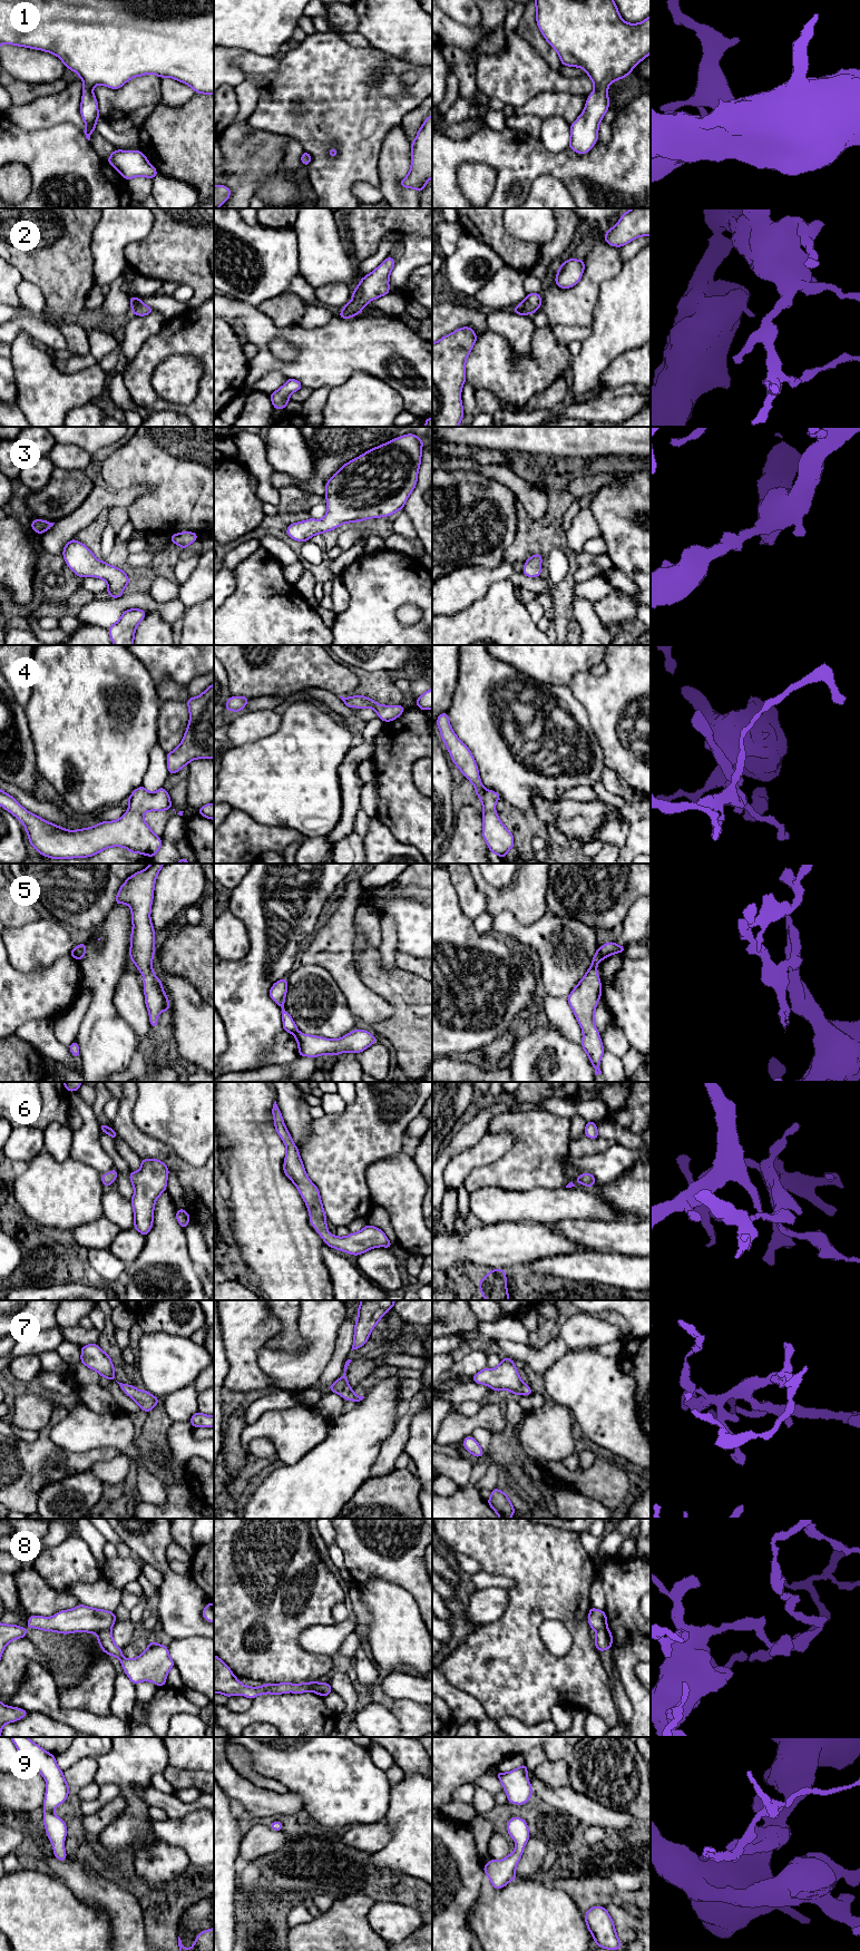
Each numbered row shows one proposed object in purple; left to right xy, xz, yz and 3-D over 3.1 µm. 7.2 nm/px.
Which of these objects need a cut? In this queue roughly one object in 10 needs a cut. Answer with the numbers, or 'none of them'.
5, 8

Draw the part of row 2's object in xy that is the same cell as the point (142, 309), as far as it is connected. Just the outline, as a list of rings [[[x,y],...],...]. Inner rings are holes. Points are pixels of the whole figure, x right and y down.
[[[129,295],[129,302],[131,305],[131,313],[143,316],[143,315],[148,315],[150,314],[153,311],[155,311],[154,309],[152,309],[150,306],[144,304],[141,302],[140,297],[134,297]]]

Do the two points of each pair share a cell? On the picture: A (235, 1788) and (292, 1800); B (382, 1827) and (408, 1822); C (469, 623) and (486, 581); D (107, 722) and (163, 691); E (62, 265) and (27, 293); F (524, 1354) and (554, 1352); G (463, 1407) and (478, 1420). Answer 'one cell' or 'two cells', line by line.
A: one cell
B: two cells
C: two cells
D: two cells
E: two cells
F: one cell
G: two cells

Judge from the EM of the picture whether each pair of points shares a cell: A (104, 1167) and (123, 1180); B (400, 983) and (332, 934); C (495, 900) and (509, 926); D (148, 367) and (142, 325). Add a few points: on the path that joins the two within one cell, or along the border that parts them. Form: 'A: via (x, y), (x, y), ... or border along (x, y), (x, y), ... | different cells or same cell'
A: border along (100, 1144), (111, 1160), (114, 1168) | different cells
B: border along (358, 939), (355, 965), (361, 977) | different cells
C: border along (494, 917), (502, 910), (508, 910), (523, 925) | different cells
D: border along (163, 323), (143, 343), (130, 362) | different cells

